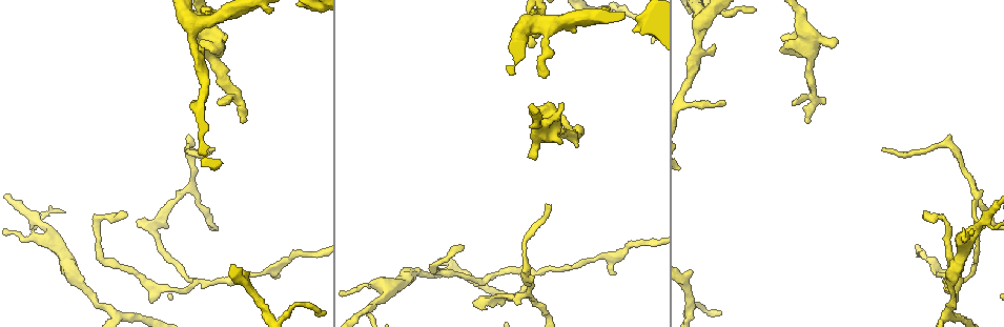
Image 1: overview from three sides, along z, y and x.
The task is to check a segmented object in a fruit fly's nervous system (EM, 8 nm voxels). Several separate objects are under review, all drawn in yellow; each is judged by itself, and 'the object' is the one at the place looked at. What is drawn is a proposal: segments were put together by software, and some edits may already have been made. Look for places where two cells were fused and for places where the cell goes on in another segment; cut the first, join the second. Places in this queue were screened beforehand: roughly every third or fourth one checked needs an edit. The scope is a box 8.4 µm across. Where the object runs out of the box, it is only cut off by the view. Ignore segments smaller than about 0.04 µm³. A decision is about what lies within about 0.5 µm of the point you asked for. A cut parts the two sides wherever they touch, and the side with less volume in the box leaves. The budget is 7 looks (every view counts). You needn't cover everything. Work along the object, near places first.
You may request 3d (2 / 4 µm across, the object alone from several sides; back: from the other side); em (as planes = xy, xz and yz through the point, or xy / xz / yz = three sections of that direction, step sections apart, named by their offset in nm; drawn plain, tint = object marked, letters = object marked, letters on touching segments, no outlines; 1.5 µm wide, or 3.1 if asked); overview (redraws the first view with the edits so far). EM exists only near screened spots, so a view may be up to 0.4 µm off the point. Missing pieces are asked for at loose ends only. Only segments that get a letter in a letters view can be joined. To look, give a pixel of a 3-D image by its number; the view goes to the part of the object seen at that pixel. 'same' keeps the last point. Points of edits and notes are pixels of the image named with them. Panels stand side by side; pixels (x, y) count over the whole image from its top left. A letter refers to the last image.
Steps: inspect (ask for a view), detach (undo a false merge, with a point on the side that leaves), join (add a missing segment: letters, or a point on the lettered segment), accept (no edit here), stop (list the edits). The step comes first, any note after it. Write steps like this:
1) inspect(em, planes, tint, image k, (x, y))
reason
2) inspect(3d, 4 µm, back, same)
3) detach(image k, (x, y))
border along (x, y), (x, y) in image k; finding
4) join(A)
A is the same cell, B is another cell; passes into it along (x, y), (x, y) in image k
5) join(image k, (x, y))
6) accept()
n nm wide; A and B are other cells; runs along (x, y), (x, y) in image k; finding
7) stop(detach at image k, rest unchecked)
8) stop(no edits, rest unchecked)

inspect(em, planes, letters, image 1, (723, 103))
tapers out

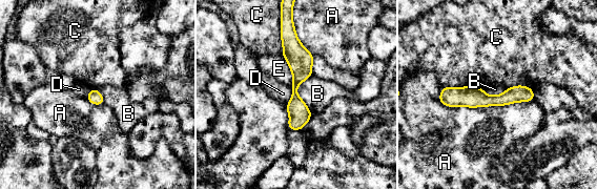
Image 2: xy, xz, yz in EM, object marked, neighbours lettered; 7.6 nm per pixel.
accept()
A, B, C, D and E are other cells; runs along (464, 89), (482, 100), (531, 98) in image 2; no lettered segment goes on from it

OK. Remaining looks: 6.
inspect(em, planes, tint, image 1, (193, 281))
branch point

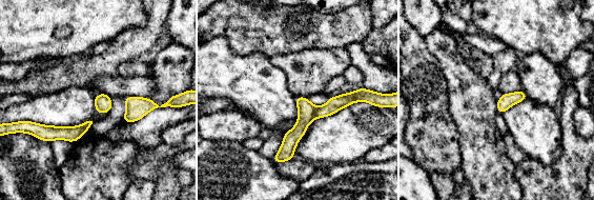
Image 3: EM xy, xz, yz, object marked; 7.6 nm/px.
inspect(em, planes, letters, same)
see the neighbours

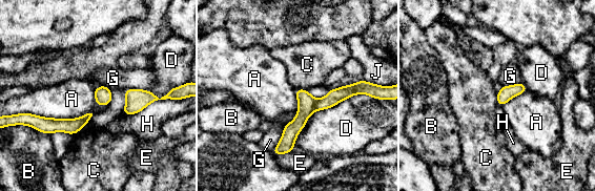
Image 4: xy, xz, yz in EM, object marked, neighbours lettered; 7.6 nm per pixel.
detach(image 4, (306, 102))
110 nm wide; A, B, C, D, E, G, H and J are other cells; the part that leaves runs along (302, 91), (303, 114), (277, 151) in image 4; a second cell is stuck on

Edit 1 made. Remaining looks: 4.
stop(detach at image 4, rest unchecked)

